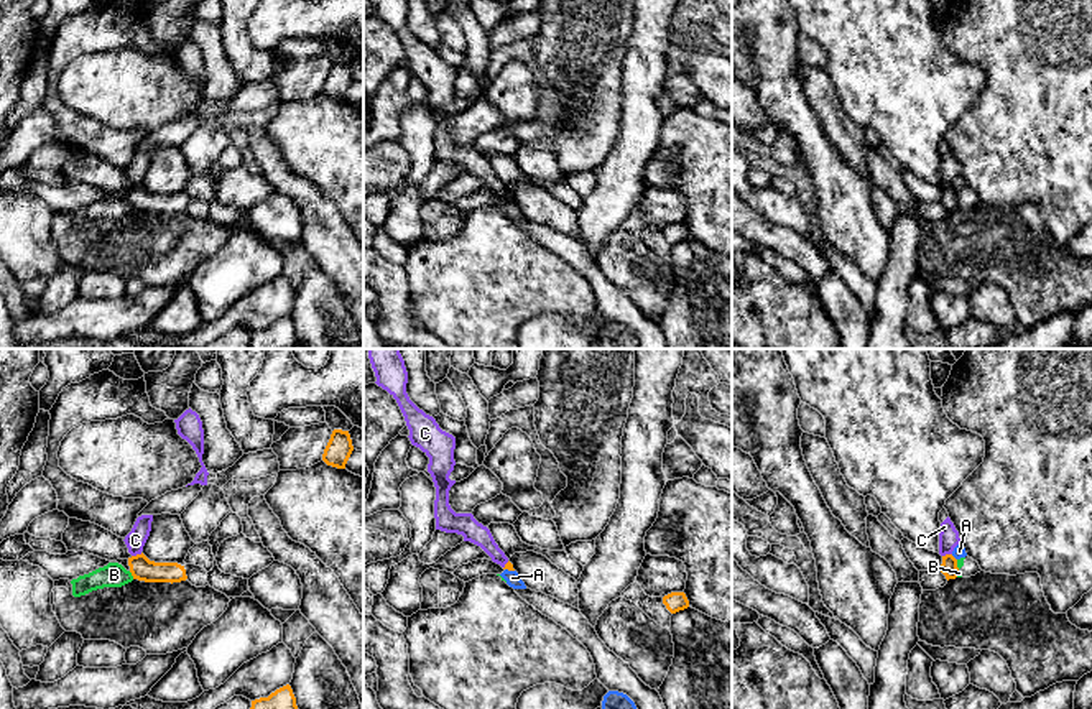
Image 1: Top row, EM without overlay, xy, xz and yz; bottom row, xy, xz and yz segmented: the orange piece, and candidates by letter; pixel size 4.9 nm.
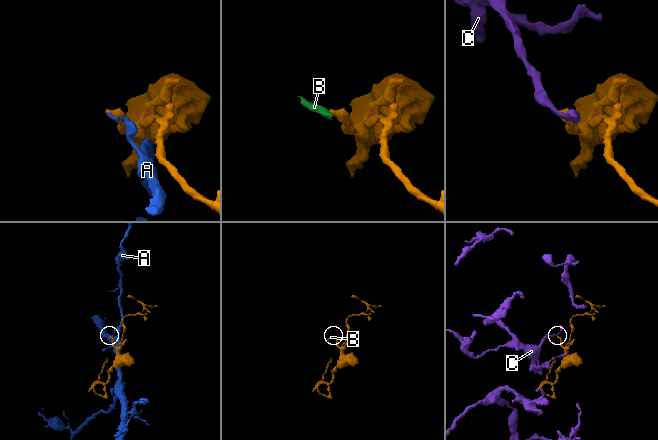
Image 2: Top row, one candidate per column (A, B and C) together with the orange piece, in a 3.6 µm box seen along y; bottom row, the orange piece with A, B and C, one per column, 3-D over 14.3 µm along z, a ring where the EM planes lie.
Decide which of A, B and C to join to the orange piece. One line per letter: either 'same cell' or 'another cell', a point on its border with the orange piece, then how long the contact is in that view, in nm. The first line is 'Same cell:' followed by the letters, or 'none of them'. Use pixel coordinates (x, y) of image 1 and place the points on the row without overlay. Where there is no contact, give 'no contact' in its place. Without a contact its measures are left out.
Same cell: none of them
A: another cell | xz (510, 201) | 50 nm
B: another cell | xy (132, 206) | 50 nm
C: another cell | xy (137, 186) | 60 nm

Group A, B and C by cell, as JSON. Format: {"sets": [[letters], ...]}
{"sets": [["A"], ["B"], ["C"]]}

